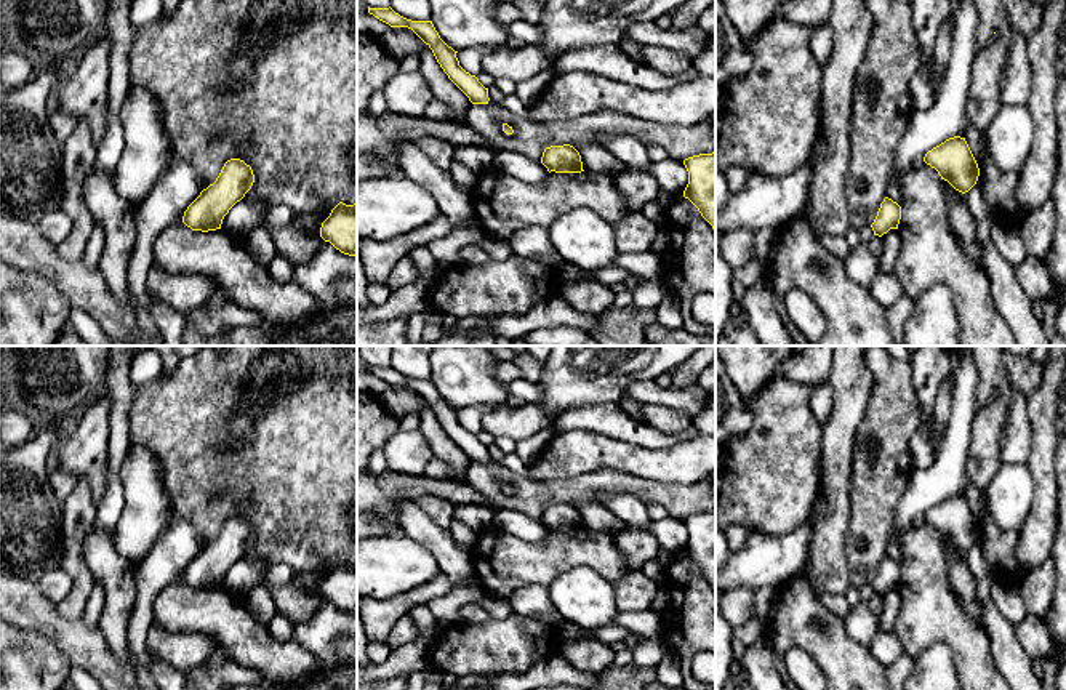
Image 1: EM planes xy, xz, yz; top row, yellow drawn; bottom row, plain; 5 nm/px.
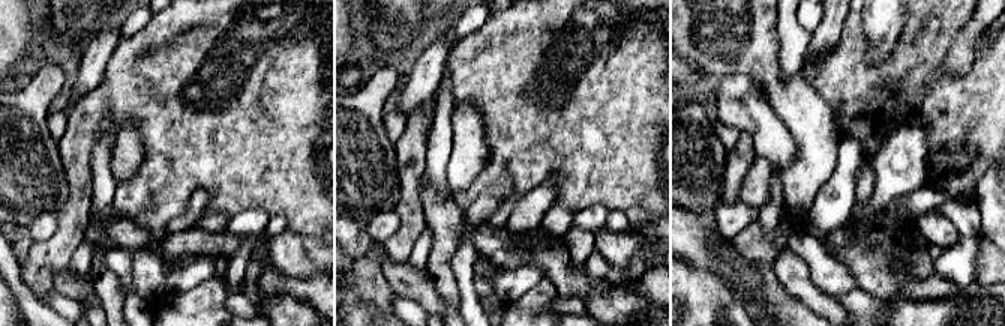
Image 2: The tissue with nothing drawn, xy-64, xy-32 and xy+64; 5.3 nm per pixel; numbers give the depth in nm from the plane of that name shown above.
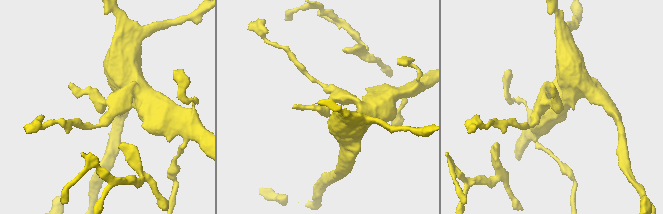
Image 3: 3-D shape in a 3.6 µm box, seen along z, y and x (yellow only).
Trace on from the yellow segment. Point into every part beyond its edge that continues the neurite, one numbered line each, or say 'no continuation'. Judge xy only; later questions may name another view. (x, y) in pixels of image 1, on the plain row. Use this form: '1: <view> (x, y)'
no continuation

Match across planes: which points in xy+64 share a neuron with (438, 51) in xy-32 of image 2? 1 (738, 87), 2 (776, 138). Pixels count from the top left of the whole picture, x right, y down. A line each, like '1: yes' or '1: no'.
1: yes
2: yes

